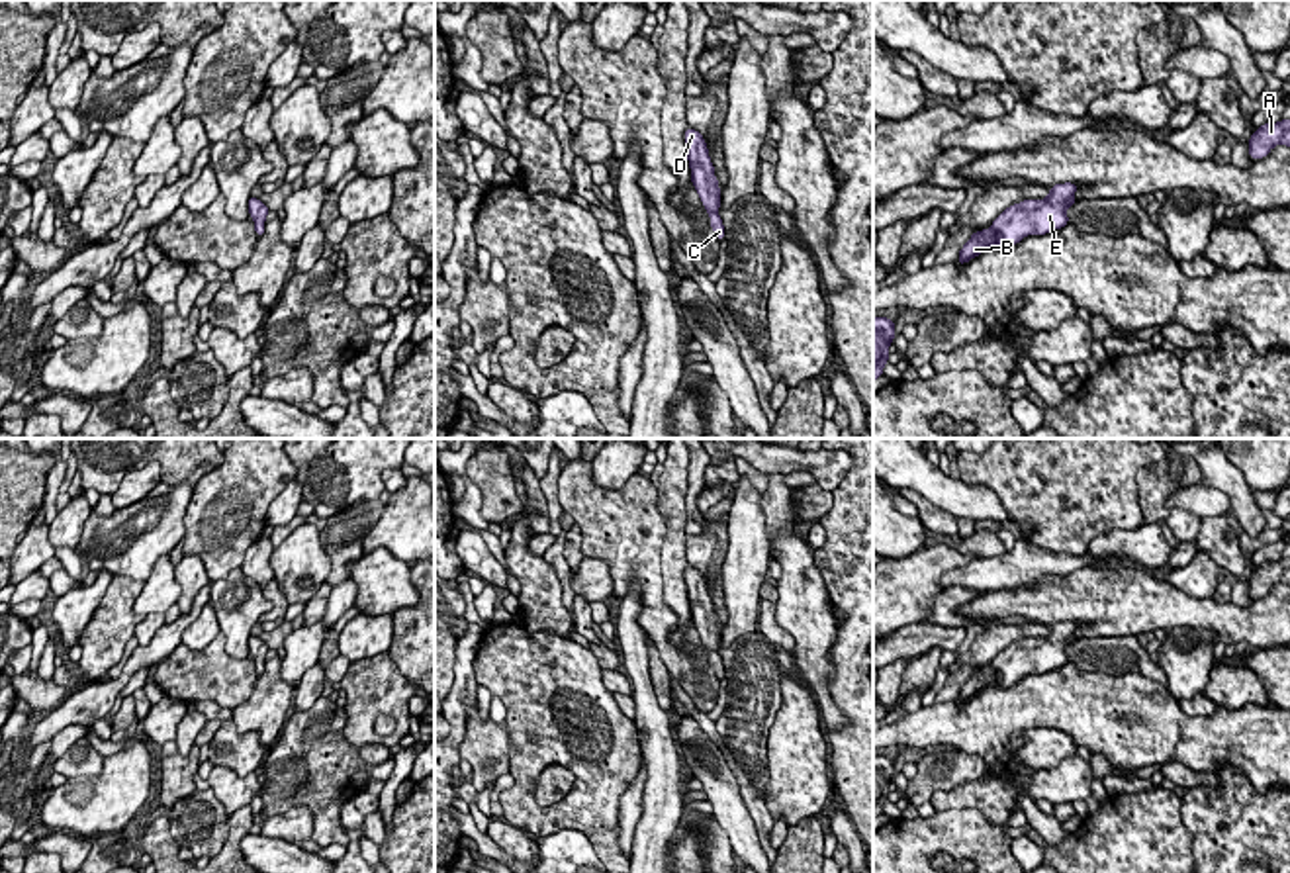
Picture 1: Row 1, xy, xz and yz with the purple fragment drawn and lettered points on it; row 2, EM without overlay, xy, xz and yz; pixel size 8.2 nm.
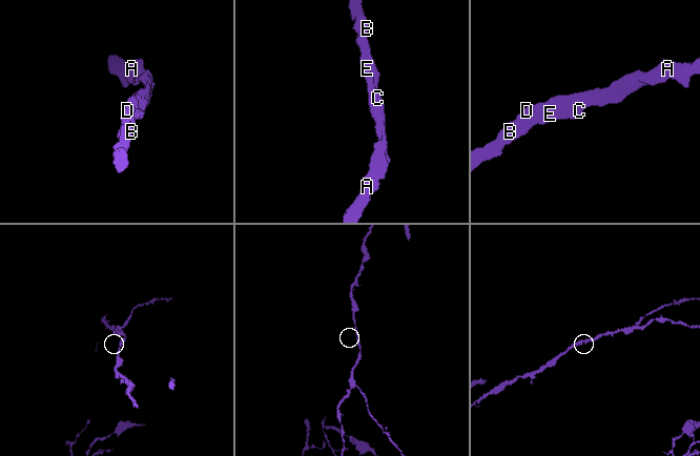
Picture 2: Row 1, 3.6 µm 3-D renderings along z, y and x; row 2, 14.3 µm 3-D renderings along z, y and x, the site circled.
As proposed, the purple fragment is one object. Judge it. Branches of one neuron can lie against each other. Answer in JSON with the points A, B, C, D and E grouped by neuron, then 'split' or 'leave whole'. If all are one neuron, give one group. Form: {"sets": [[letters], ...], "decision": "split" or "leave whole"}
{"sets": [["A", "B", "C", "D", "E"]], "decision": "leave whole"}

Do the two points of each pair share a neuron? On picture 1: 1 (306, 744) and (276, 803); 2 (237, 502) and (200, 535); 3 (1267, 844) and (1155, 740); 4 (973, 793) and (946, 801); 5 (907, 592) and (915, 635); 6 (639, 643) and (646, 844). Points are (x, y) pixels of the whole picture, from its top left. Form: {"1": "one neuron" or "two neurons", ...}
{"1": "one neuron", "2": "one neuron", "3": "two neurons", "4": "one neuron", "5": "two neurons", "6": "one neuron"}

